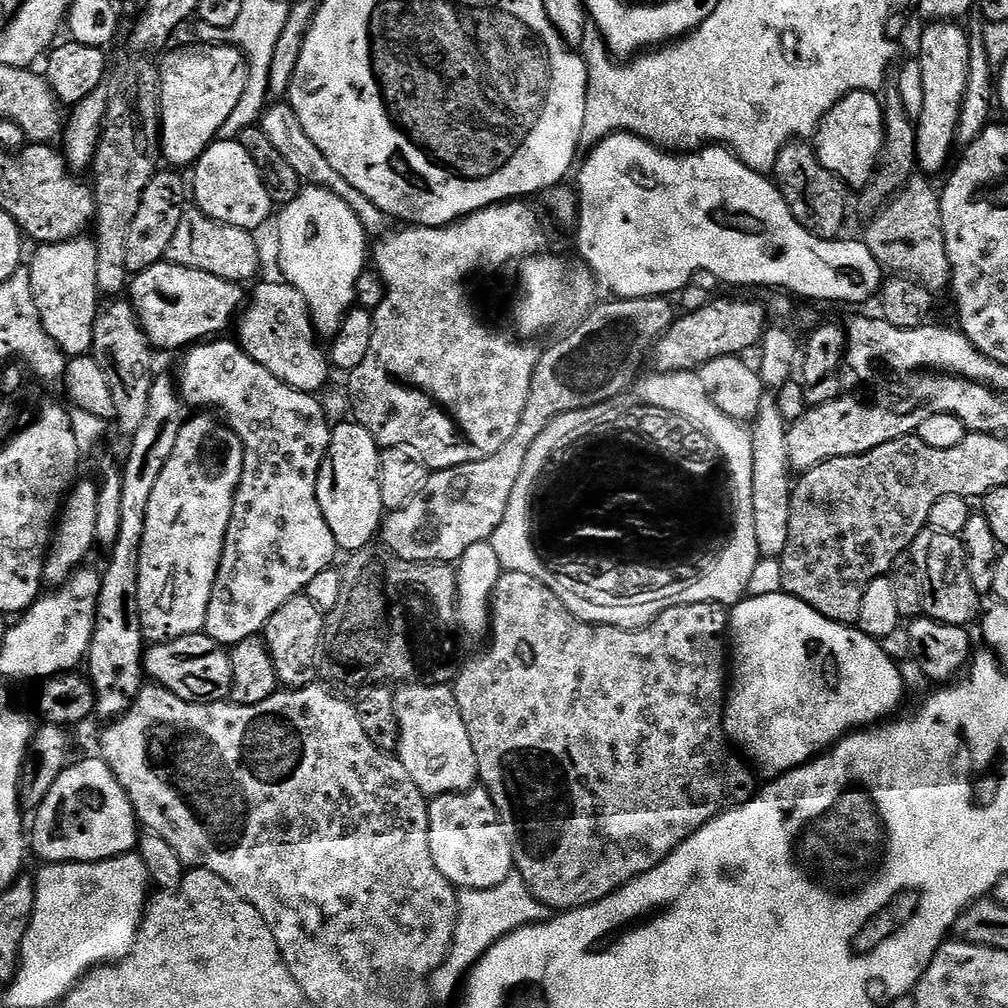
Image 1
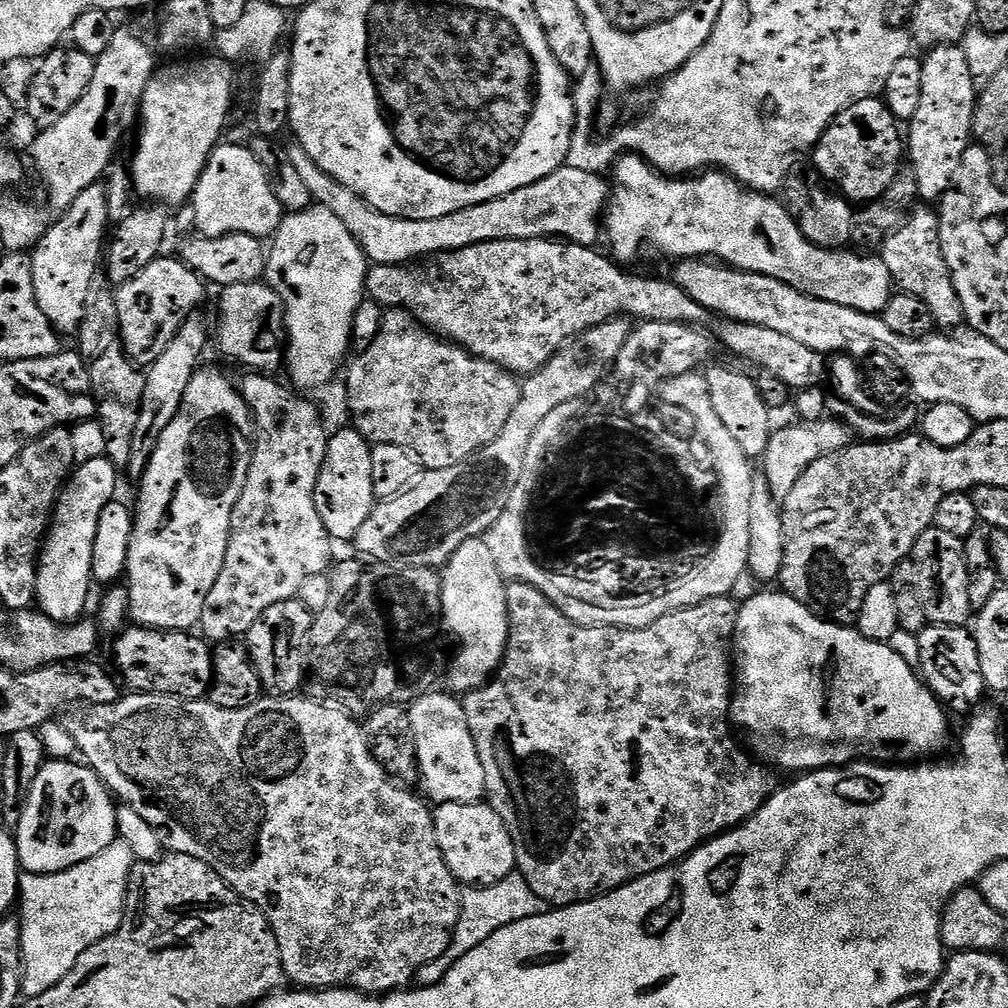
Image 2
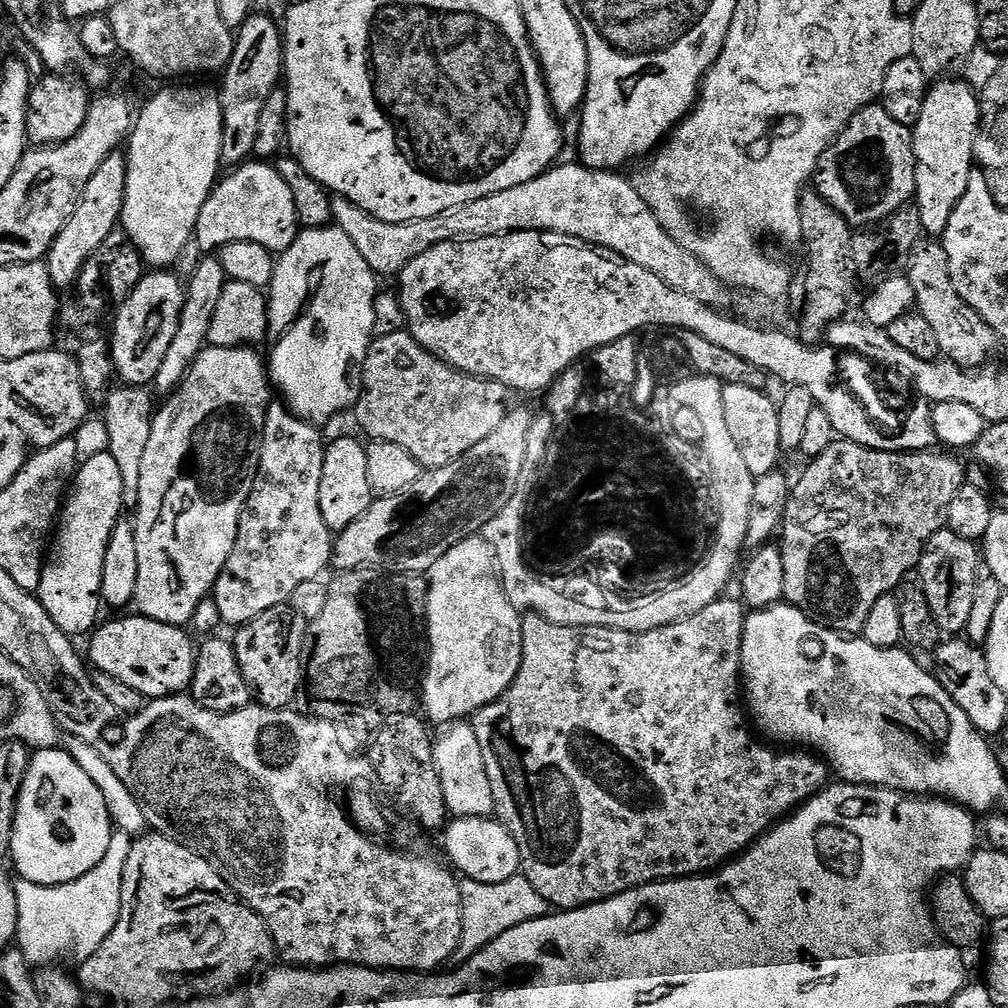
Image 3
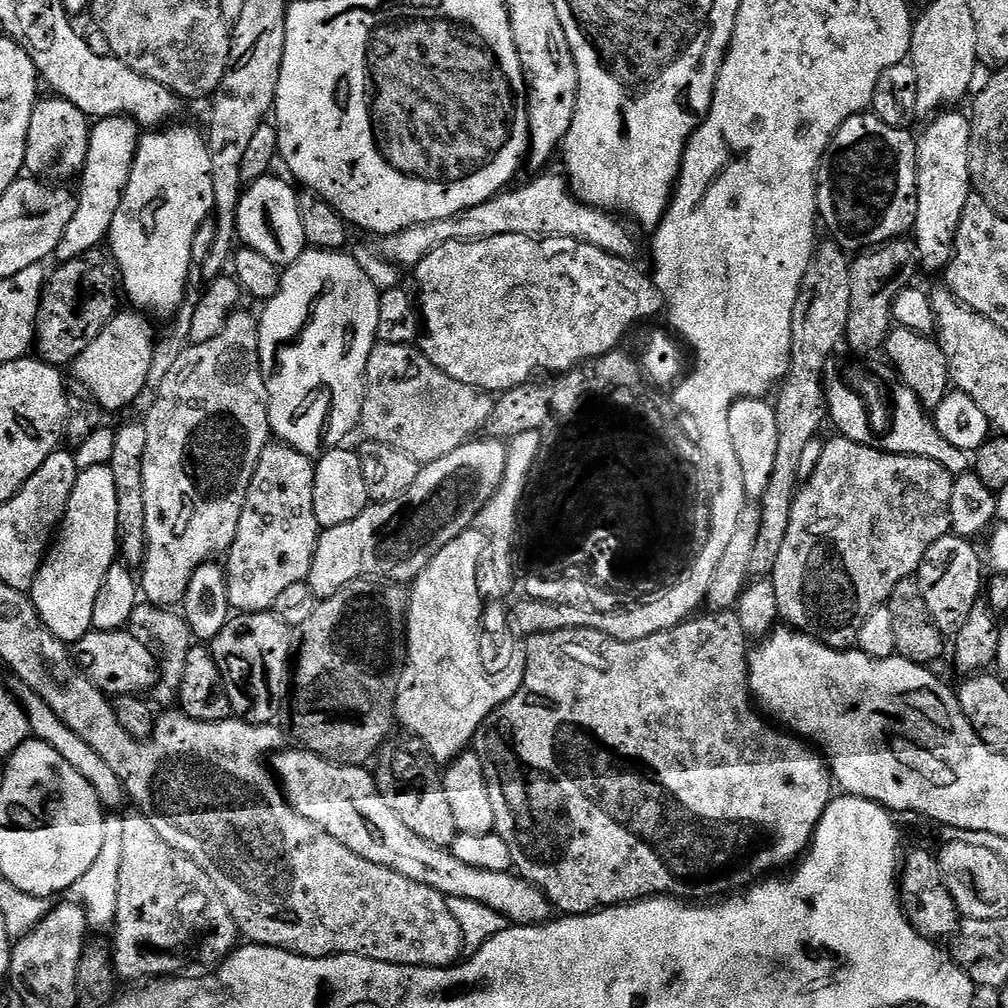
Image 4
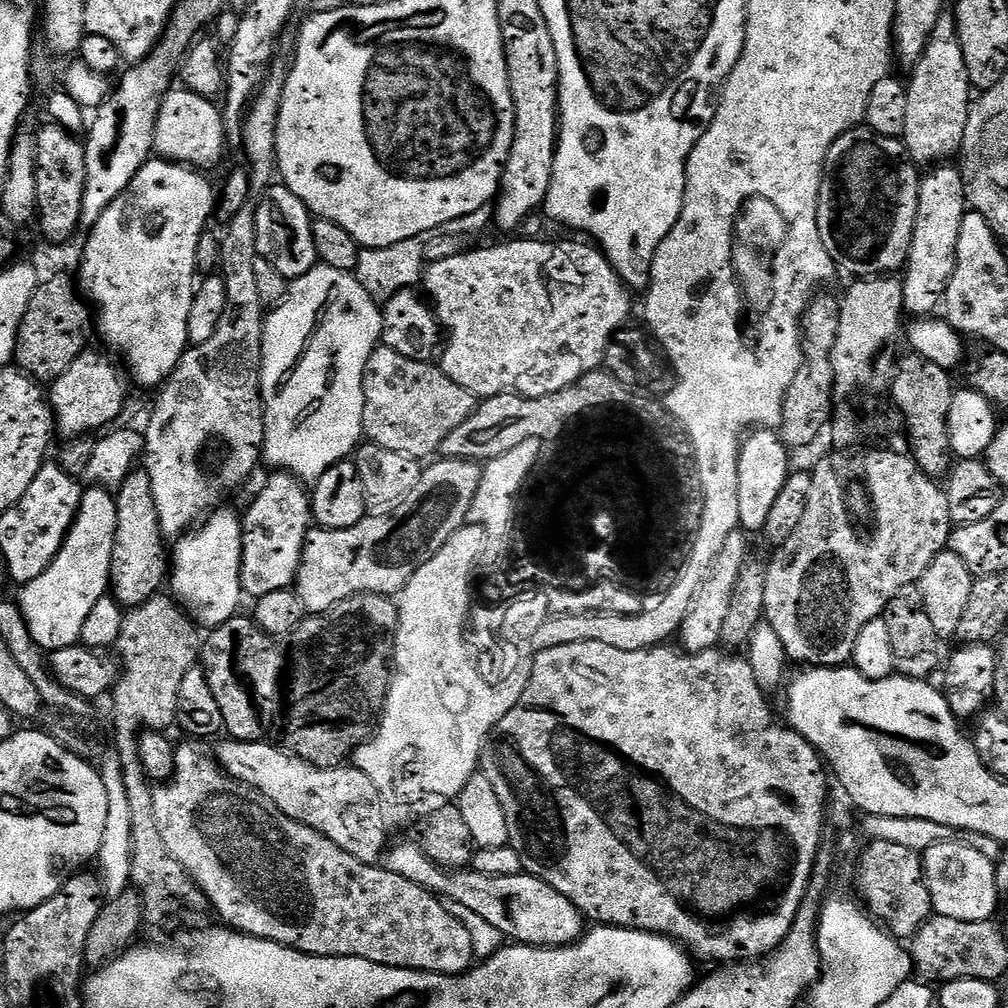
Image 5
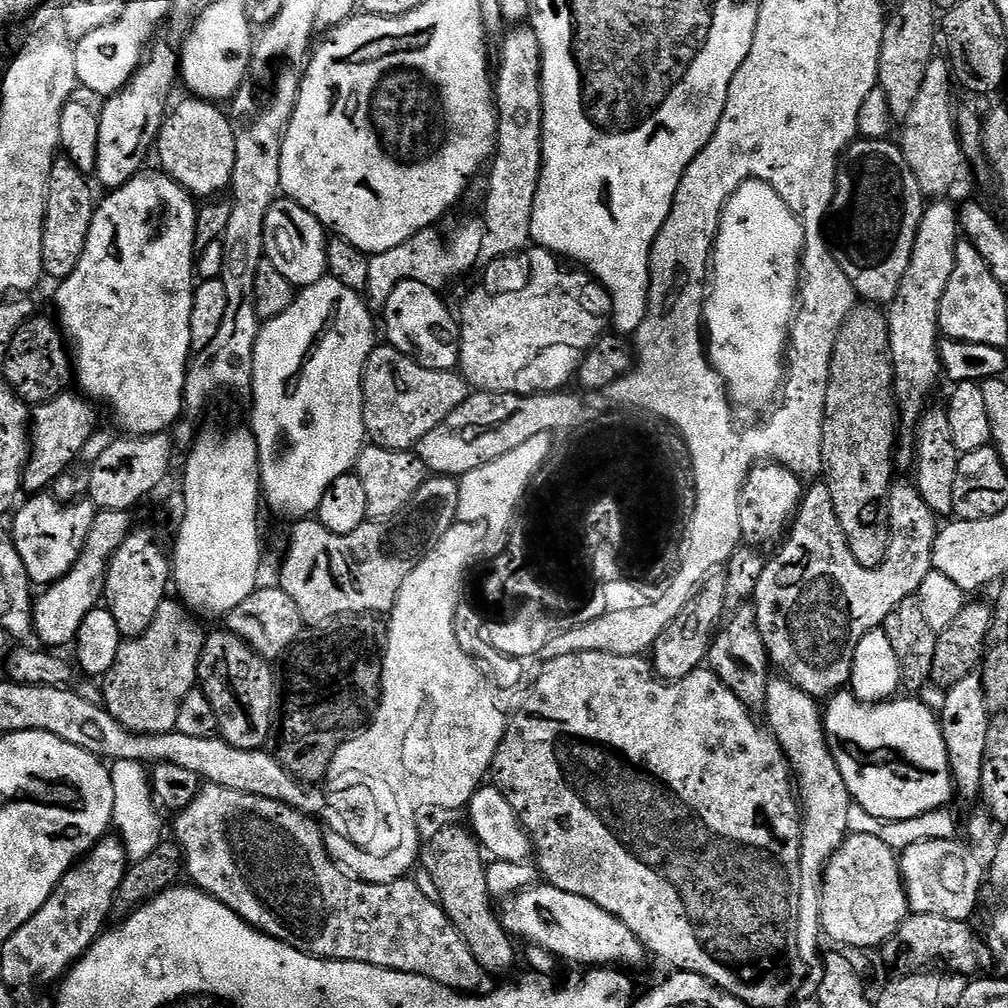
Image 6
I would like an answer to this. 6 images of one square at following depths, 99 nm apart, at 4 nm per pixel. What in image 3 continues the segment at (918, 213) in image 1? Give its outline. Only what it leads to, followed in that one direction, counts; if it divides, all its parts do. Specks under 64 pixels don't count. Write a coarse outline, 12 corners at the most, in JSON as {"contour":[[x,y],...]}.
{"contour":[[943,243],[916,245],[906,275],[940,356],[978,368],[994,330],[954,290]]}

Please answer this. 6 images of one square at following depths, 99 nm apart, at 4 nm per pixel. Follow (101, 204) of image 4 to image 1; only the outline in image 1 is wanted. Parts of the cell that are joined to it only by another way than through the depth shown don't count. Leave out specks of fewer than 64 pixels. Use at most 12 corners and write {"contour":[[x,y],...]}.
{"contour":[[96,241],[41,244],[27,270],[63,355],[92,347]]}

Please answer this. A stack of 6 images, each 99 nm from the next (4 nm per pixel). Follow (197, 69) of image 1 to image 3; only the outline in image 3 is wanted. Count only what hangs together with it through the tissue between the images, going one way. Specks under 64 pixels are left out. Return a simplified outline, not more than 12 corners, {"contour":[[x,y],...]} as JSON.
{"contour":[[168,86],[126,141],[122,231],[168,270],[222,172],[222,106]]}

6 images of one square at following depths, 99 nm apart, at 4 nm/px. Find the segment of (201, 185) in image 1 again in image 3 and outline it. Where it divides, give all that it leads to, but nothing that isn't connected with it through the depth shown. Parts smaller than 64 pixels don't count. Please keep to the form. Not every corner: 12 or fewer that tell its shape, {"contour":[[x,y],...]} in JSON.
{"contour":[[268,162],[212,189],[195,247],[240,240],[273,254],[297,238],[294,194]]}

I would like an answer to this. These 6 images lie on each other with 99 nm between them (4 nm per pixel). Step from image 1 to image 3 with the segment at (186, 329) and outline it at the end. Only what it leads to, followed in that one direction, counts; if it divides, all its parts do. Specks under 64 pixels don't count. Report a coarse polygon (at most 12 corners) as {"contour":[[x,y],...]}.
{"contour":[[149,271],[115,309],[112,367],[151,385],[178,334],[186,288]]}

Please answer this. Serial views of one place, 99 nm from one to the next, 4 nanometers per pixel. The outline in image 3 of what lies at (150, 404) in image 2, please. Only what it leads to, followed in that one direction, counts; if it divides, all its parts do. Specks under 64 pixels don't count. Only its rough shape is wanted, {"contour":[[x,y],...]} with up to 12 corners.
{"contour":[[218,258],[186,280],[178,334],[162,358],[157,393],[179,388],[208,344],[228,285]]}

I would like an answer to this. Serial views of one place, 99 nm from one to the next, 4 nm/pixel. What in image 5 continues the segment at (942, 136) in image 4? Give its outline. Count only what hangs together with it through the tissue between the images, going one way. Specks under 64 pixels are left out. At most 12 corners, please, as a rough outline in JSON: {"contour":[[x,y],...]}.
{"contour":[[959,167],[920,182],[904,310],[944,303],[966,211]]}

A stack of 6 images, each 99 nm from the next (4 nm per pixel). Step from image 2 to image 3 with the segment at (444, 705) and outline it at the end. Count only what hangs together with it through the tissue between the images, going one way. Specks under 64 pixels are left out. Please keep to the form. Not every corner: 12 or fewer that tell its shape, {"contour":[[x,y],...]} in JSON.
{"contour":[[471,723],[443,729],[434,766],[453,817],[495,813]]}

